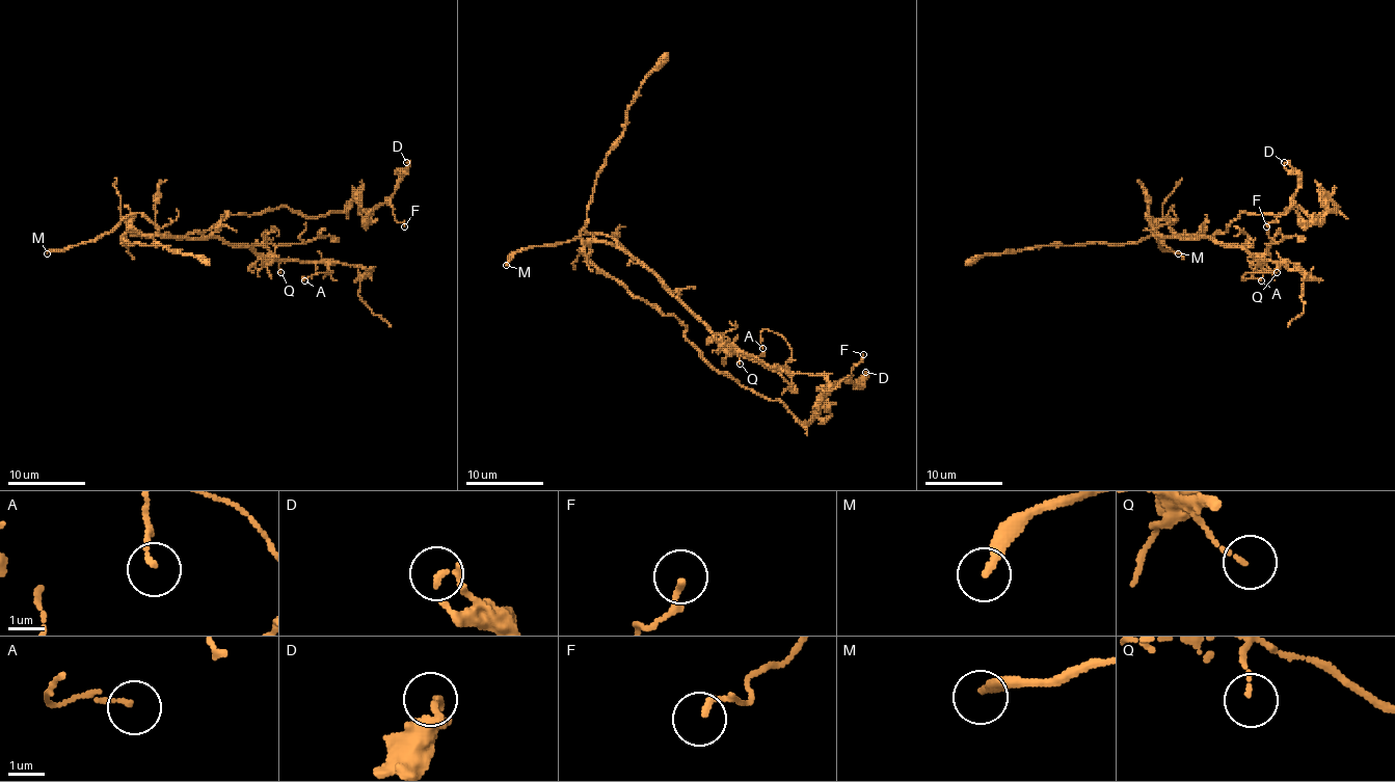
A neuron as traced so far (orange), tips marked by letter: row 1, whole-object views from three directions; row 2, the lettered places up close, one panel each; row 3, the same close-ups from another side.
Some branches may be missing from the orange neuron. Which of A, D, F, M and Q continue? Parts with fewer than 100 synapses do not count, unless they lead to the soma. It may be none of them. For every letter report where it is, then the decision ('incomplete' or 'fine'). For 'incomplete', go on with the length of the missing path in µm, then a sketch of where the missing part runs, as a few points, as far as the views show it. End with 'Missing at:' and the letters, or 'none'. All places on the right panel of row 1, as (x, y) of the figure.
A: at (1261, 280); fine
D: at (1284, 162); fine
F: at (1266, 226); fine
M: at (1178, 253); incomplete; about 10 µm are missing; missing branch runs (1178, 253), (1194, 253), (1211, 230), (1236, 218)
Q: at (1277, 272); fine
Missing at: M

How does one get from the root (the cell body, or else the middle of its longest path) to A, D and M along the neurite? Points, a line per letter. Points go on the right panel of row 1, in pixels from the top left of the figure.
A: (1185, 236), (1164, 220), (1155, 226), (1155, 234), (1214, 238), (1282, 263), (1268, 272), (1241, 276), (1261, 280)
D: (1185, 236), (1226, 232), (1241, 213), (1333, 213), (1331, 201), (1302, 218), (1284, 162)
M: (1185, 236), (1180, 236), (1164, 220), (1155, 226), (1155, 234), (1147, 213), (1158, 245), (1178, 253)

